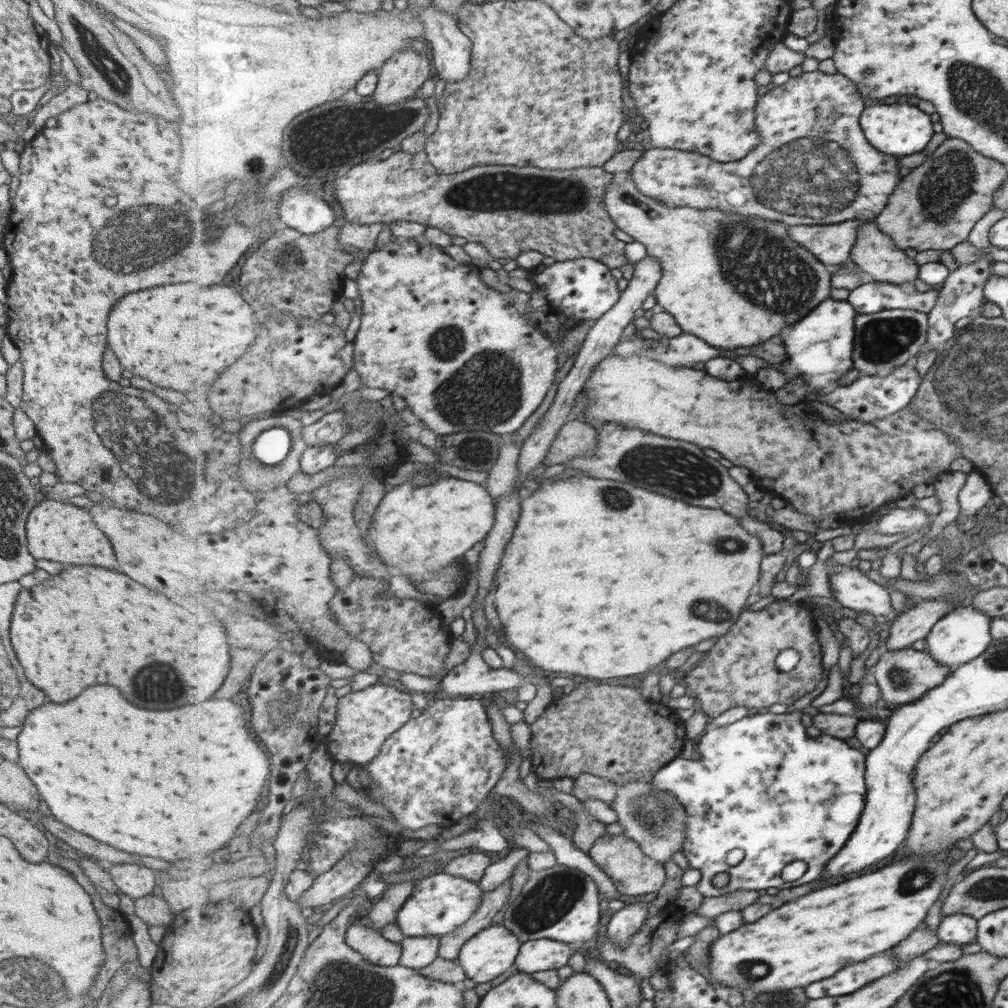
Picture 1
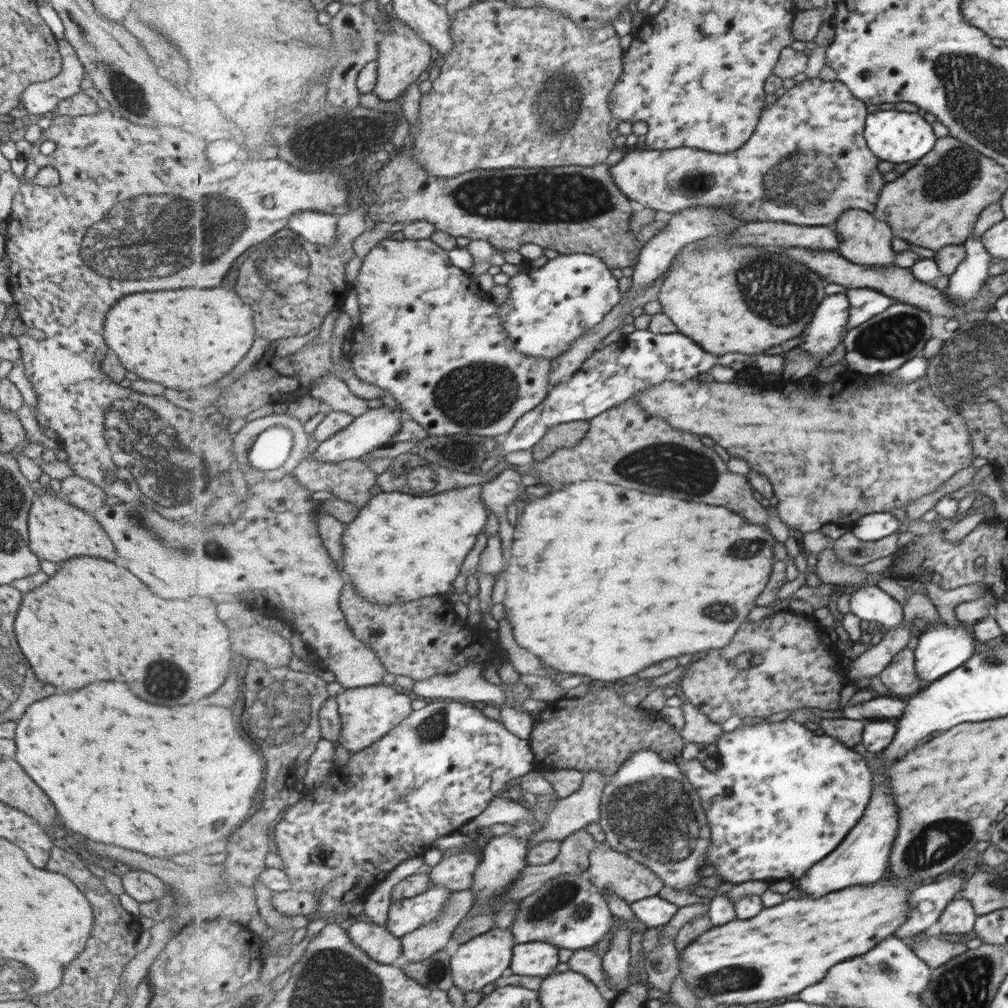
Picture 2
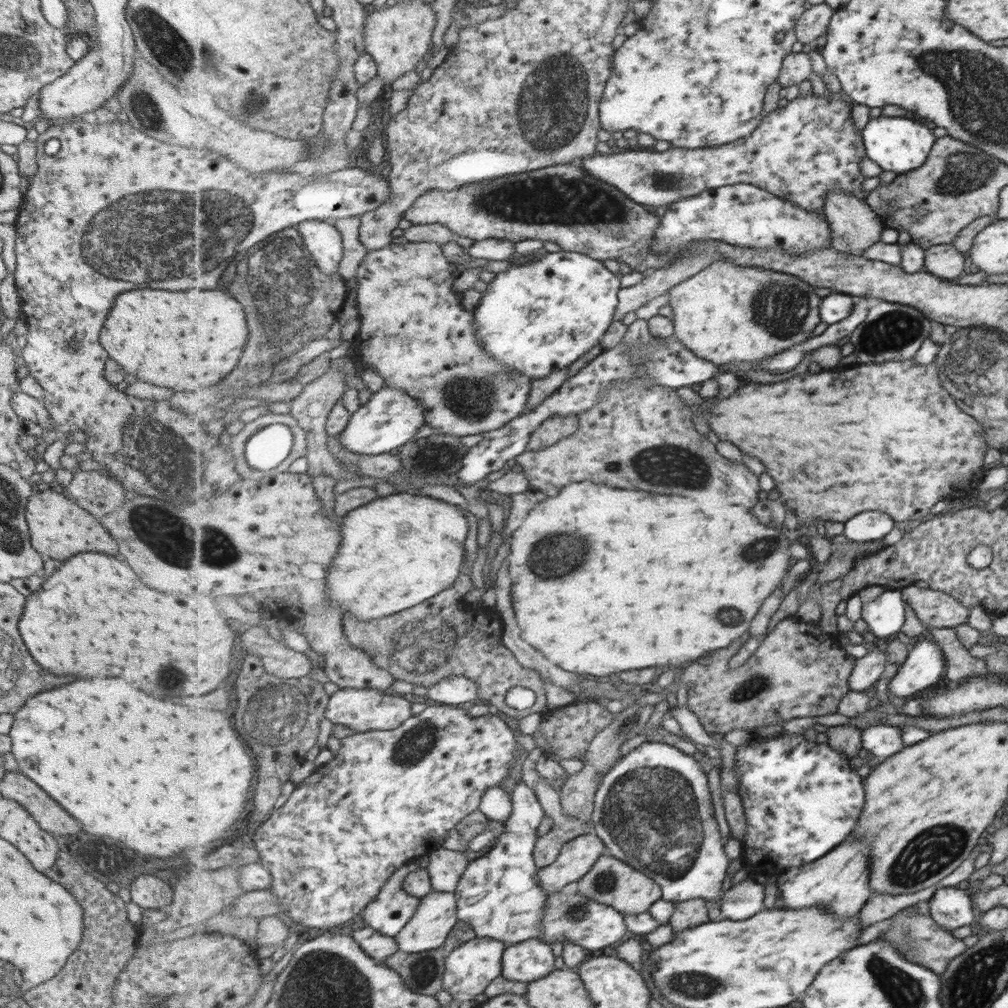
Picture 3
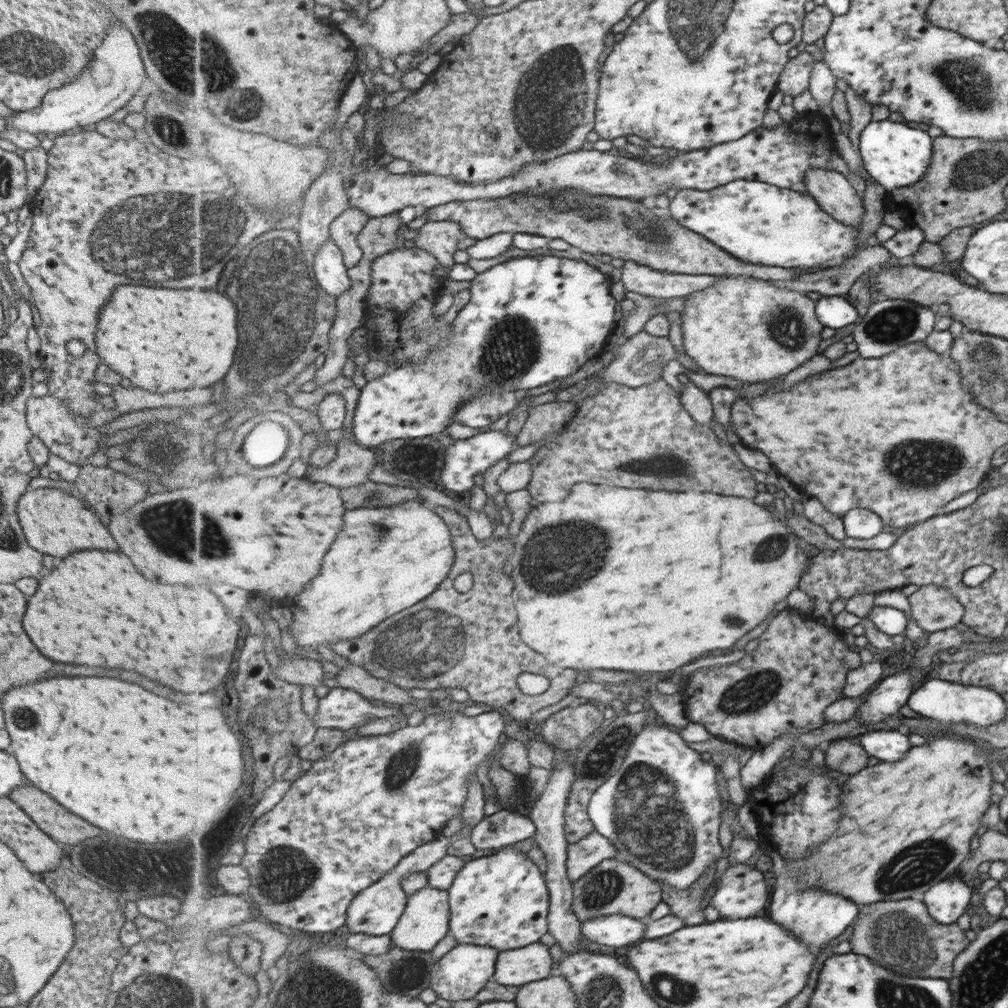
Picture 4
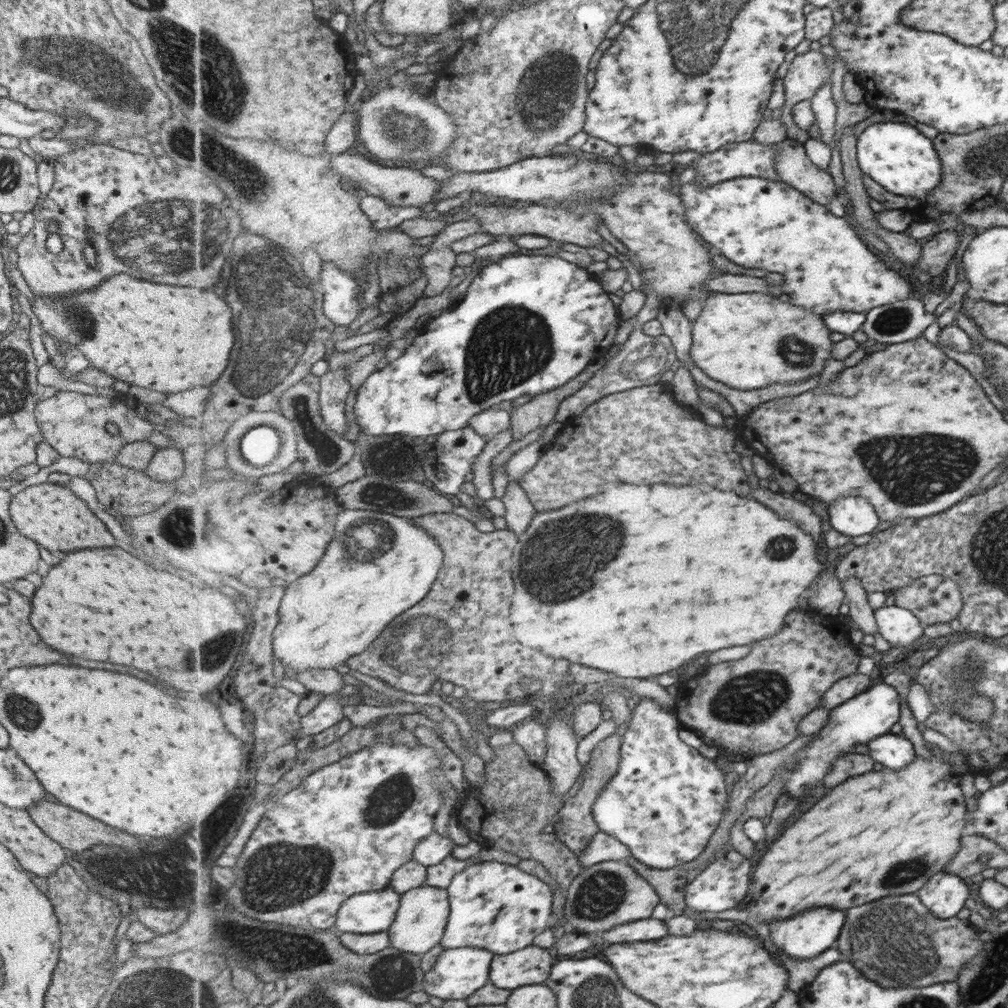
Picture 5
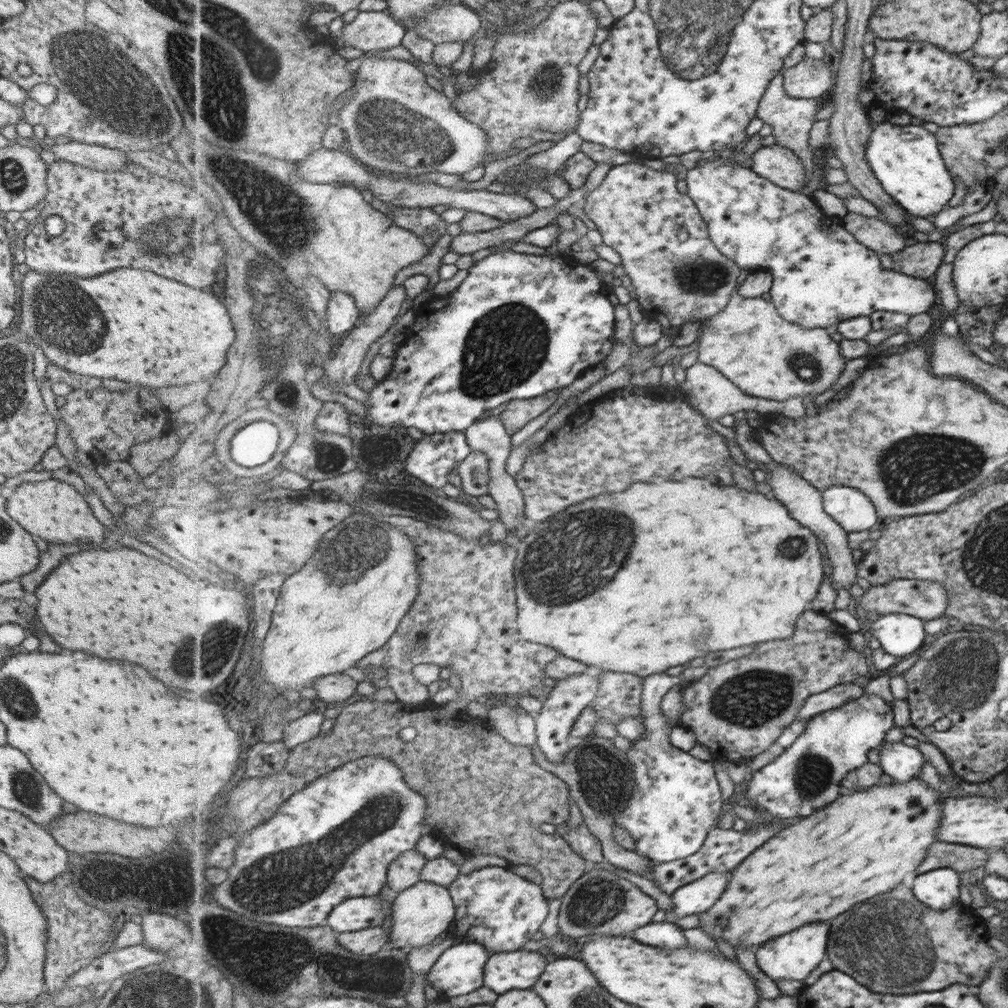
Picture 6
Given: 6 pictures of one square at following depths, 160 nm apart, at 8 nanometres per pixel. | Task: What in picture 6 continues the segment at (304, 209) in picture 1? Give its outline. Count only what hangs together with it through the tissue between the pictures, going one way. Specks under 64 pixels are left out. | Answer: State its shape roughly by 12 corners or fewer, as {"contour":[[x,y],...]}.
{"contour":[[331,293],[329,332],[348,335],[361,322],[355,299]]}

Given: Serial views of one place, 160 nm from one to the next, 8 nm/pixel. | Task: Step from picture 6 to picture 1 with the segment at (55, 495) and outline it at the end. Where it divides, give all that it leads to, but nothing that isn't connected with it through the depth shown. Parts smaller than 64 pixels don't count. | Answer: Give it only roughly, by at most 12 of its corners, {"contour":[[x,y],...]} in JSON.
{"contour":[[57,498],[27,516],[37,560],[117,568],[92,516]]}

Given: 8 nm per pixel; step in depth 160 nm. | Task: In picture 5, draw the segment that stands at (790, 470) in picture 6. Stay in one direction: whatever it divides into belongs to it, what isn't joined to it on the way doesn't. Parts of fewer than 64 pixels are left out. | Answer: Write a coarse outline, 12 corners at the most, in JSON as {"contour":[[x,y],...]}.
{"contour":[[857,577],[842,582],[852,626],[876,632],[874,611]]}

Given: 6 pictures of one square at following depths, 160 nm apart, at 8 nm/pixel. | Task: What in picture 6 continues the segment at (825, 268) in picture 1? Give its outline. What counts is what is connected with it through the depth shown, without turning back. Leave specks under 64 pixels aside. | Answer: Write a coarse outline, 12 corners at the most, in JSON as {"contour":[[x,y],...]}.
{"contour":[[736,292],[696,352],[745,394],[823,394],[847,364],[827,330]]}

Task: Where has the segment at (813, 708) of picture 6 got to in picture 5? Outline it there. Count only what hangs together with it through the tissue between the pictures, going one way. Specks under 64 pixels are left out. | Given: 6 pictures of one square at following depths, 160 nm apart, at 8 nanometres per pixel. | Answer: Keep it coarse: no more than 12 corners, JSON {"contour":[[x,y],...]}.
{"contour":[[869,675],[838,680],[824,694],[819,708],[833,710],[869,688]]}

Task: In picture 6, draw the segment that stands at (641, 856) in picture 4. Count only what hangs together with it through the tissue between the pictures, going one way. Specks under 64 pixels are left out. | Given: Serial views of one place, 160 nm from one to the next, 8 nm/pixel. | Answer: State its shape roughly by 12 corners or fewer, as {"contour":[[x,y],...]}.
{"contour":[[644,679],[647,731],[617,827],[656,863],[699,852],[722,817],[715,763],[673,746],[660,706]]}

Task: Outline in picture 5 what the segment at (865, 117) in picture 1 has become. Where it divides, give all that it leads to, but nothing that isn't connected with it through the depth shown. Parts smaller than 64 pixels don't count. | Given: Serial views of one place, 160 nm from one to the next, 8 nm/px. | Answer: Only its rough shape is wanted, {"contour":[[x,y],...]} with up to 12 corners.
{"contour":[[907,121],[857,137],[857,165],[916,204],[941,180],[934,147]]}

